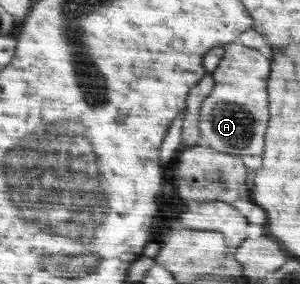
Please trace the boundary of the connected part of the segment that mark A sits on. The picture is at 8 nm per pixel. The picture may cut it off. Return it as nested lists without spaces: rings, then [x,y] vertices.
[[[237,41],[223,46],[224,57],[211,73],[214,86],[200,104],[198,129],[202,145],[232,155],[256,155],[264,149],[264,133],[268,127],[268,77],[272,62],[266,54]]]

